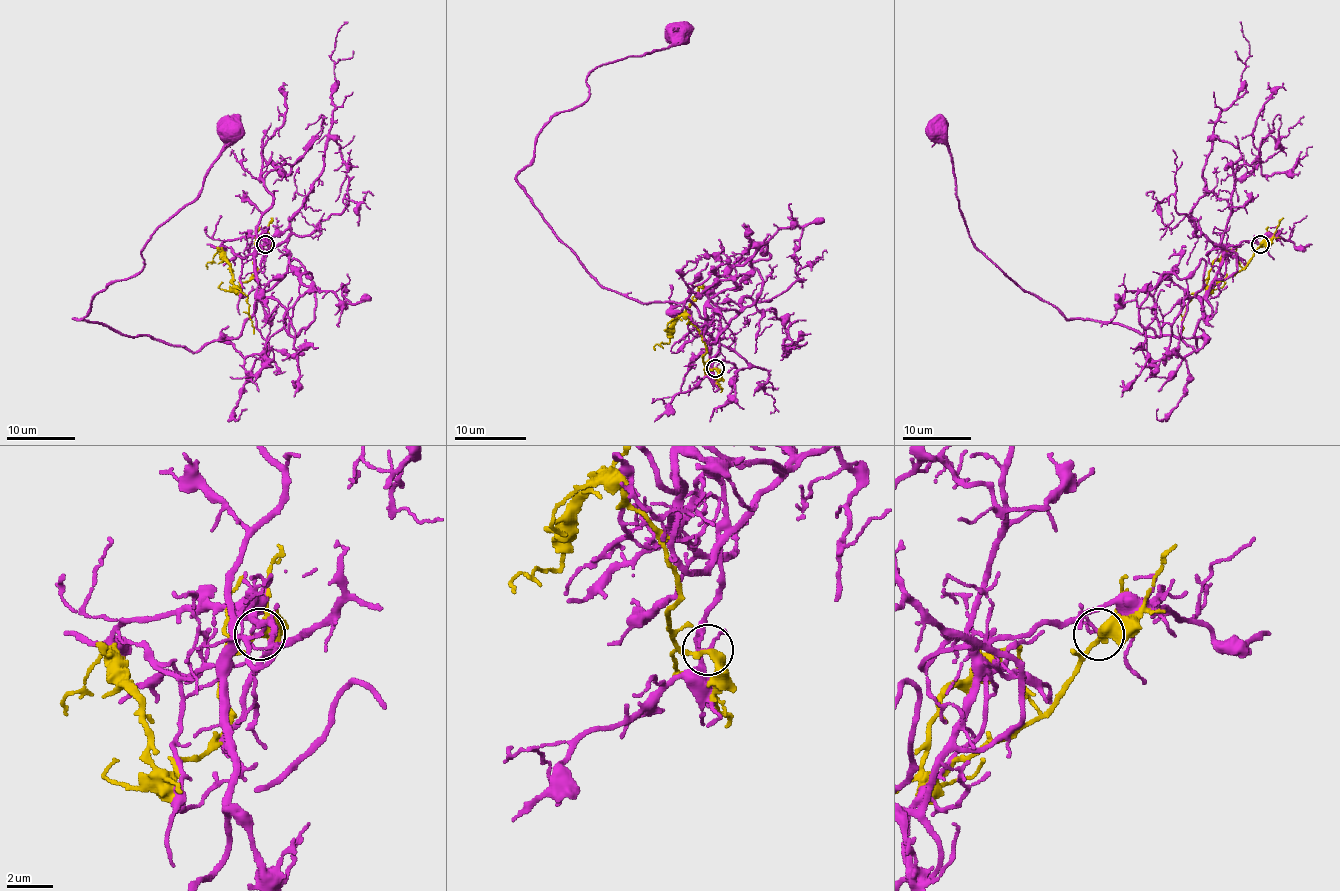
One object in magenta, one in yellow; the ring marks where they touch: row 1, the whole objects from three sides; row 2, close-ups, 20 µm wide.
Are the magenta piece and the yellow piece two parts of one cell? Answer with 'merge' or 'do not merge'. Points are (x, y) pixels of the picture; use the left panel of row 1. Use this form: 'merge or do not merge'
do not merge

